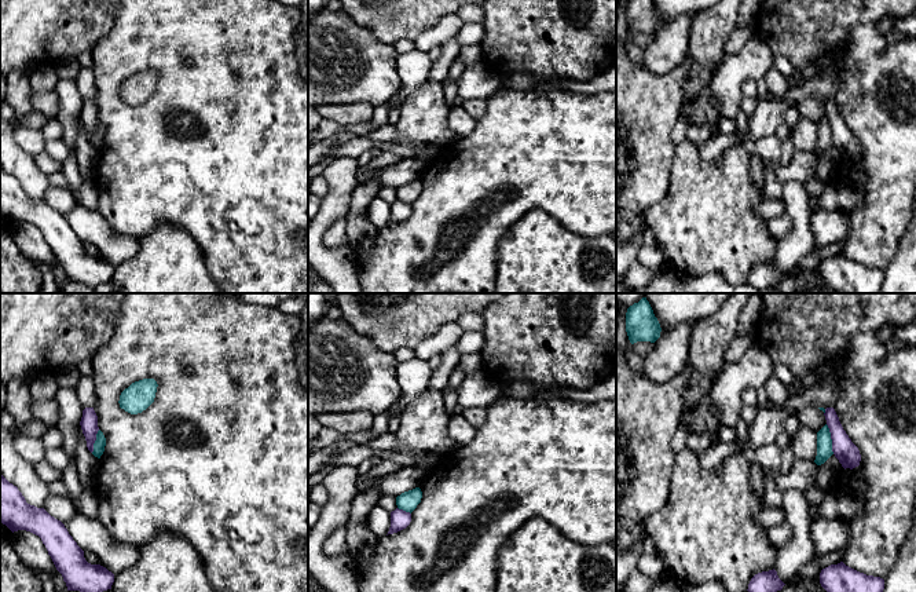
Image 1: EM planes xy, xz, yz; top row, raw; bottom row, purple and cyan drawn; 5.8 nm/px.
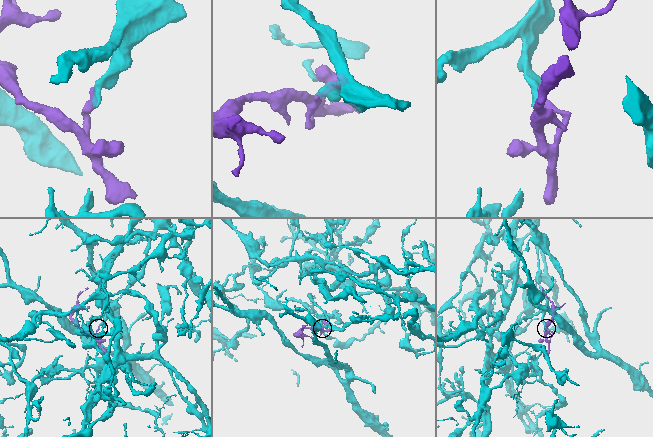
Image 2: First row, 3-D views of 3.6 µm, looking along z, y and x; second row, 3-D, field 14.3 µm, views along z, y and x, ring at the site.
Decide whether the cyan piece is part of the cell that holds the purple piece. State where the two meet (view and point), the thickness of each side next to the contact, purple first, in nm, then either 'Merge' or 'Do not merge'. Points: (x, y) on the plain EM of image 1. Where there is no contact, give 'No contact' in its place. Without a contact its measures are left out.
Touches purple at yz (831, 130). Thickness 140 nm (purple) against 100 nm. Do not merge

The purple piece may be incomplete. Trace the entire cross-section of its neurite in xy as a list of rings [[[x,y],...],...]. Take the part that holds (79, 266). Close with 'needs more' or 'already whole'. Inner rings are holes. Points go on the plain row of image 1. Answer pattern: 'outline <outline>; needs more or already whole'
outline [[[0,165],[0,215],[12,224],[26,222],[39,227],[56,262],[62,266],[67,282],[80,282],[95,289],[111,281],[114,266],[100,256],[91,256],[84,242],[69,226],[65,216],[44,200],[26,194],[17,178]]]; already whole

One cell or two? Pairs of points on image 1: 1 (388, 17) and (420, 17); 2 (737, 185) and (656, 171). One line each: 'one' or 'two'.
1: one
2: two

